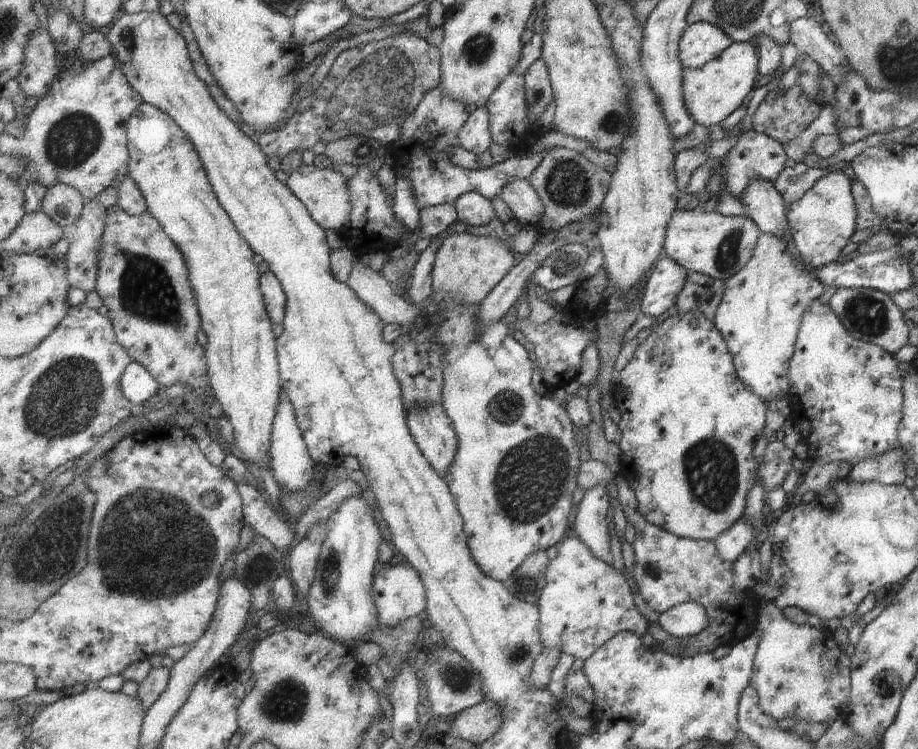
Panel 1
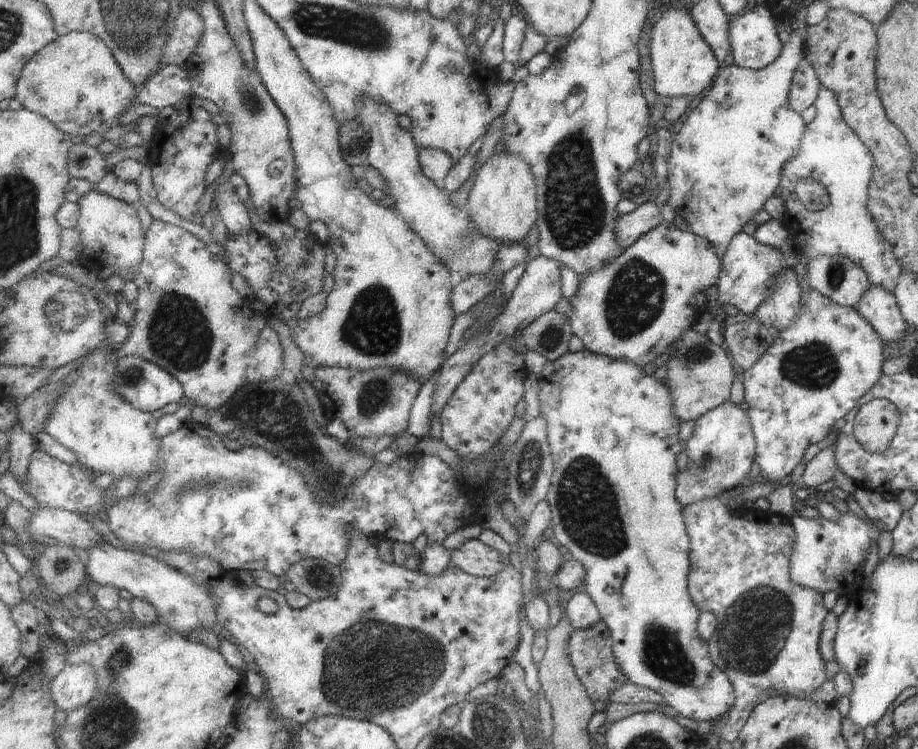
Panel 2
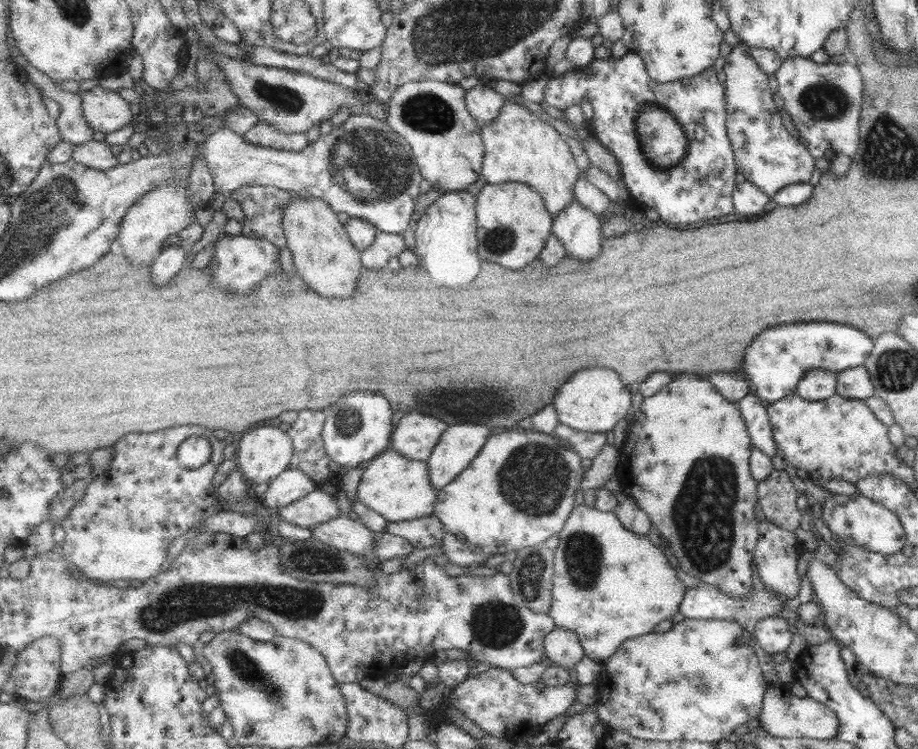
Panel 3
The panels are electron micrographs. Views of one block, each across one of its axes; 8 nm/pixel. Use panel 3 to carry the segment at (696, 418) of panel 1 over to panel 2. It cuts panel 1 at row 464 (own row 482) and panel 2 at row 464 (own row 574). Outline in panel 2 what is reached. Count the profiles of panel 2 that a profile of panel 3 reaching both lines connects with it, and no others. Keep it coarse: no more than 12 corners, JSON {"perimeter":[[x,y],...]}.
{"perimeter":[[728,399],[695,420],[678,473],[683,507],[741,488],[750,420]]}

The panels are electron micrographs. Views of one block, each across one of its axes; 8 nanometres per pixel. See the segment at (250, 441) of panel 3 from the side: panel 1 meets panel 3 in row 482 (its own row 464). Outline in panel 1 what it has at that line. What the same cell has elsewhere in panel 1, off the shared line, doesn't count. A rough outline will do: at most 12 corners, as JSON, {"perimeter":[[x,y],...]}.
{"perimeter":[[143,102],[129,176],[184,254],[212,392],[270,464],[278,338],[190,136]]}

